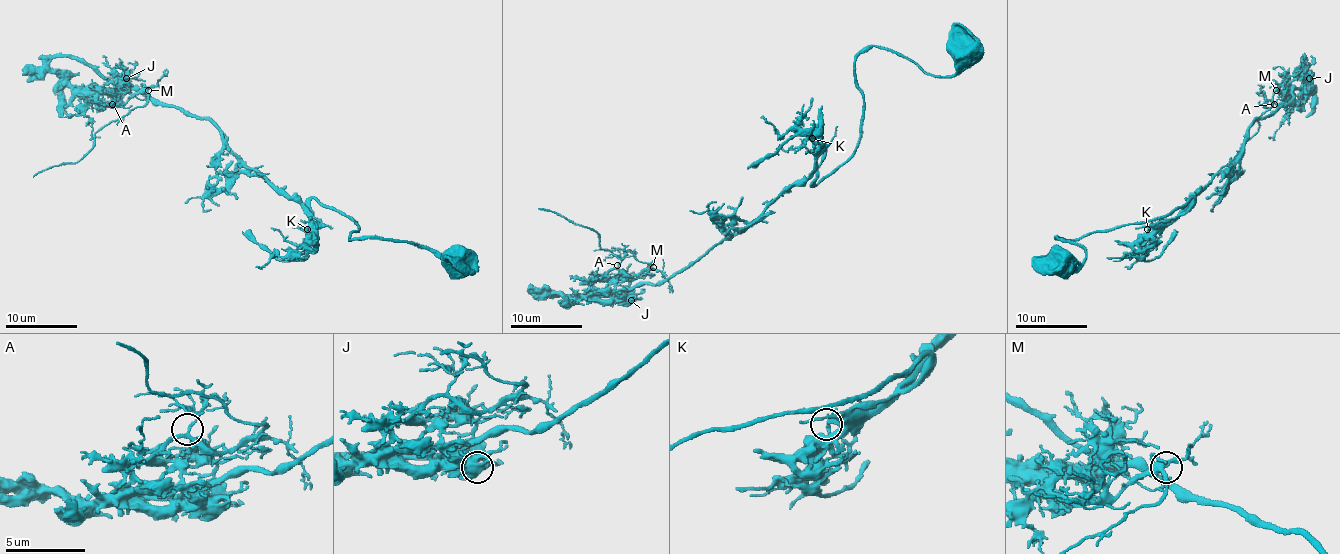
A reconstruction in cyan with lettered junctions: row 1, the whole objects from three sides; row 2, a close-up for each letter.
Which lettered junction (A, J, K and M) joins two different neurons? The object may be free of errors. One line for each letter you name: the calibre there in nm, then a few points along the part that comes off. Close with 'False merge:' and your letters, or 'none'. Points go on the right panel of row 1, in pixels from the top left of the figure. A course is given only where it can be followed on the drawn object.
J: 130 nm | (1310, 79), (1295, 77), (1287, 93), (1276, 91), (1272, 106), (1260, 116), (1260, 127), (1217, 177)
False merge: J

